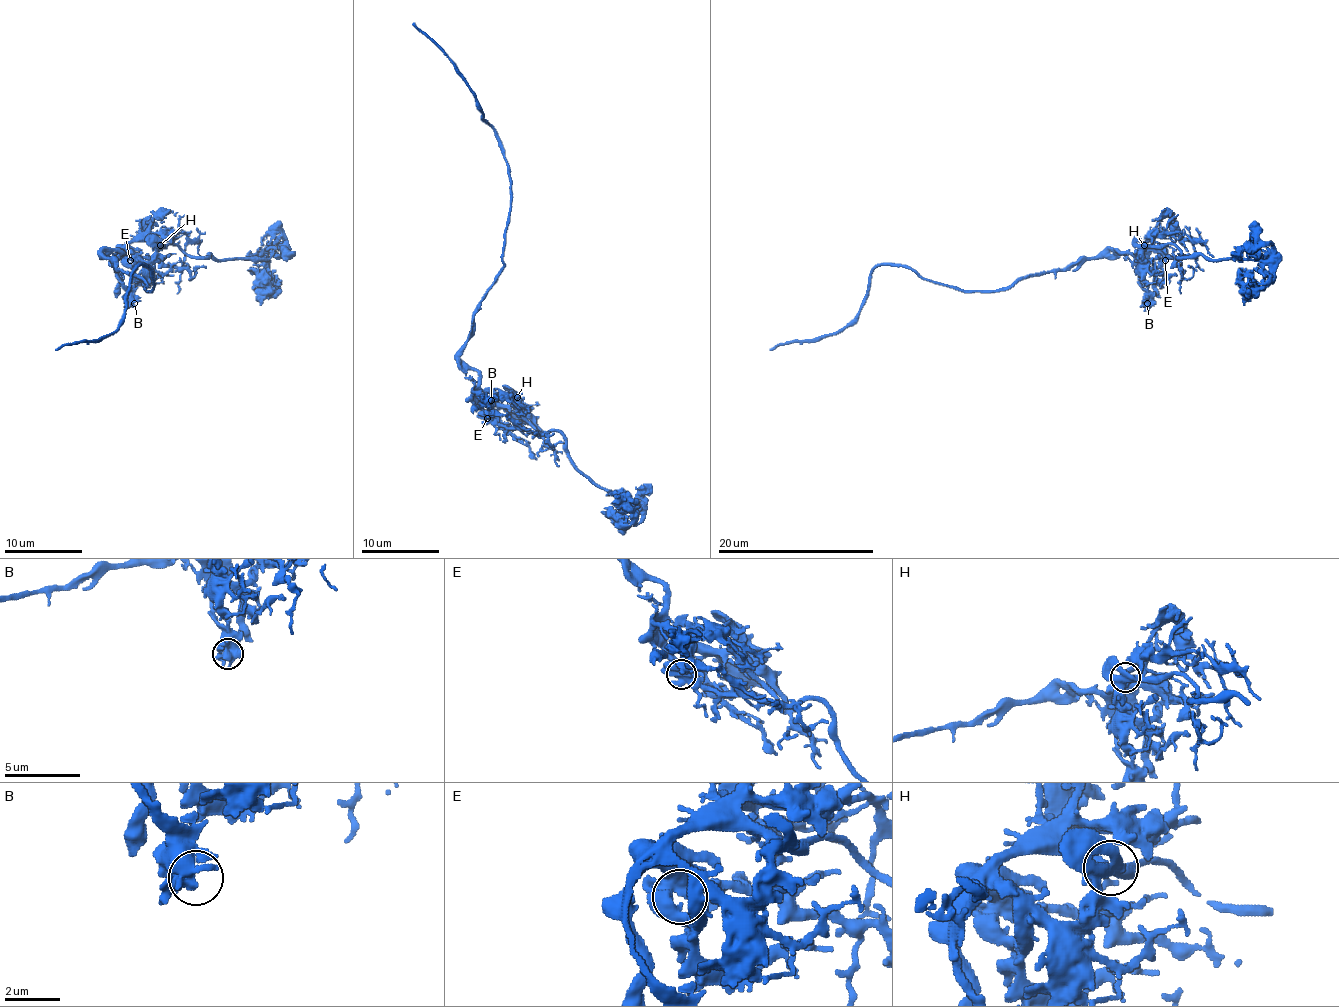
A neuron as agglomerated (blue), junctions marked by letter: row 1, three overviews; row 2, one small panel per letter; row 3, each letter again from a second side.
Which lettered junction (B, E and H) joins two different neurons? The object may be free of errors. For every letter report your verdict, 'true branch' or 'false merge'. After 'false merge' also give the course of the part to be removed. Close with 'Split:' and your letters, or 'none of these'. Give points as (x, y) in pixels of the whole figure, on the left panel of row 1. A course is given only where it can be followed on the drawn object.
B: true branch
E: true branch
H: true branch
Split: none of these

